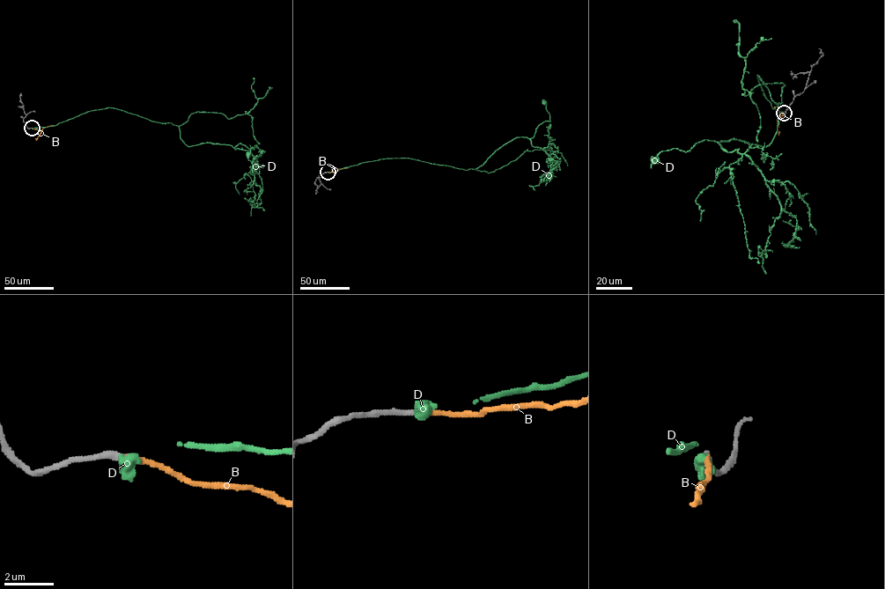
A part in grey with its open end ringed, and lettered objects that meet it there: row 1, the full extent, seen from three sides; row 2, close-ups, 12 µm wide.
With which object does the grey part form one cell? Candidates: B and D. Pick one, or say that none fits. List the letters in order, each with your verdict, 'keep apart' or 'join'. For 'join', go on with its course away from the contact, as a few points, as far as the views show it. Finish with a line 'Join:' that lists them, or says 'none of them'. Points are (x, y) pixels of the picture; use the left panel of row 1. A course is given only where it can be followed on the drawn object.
B: join | via (32, 128), (41, 130), (52, 125)
D: keep apart
Join: B

